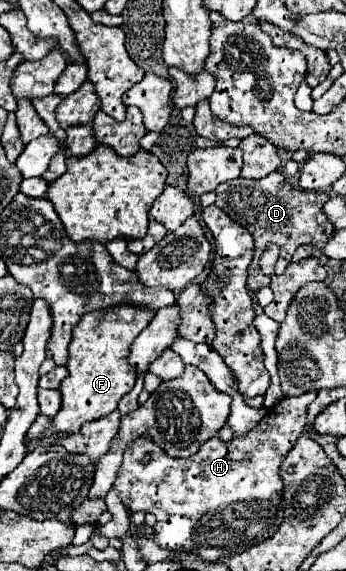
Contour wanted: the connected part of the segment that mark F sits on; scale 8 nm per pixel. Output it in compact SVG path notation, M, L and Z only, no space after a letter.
M116 305L109 309L87 313L73 329L73 341L69 345L67 371L69 377L61 381L61 409L53 417L53 425L59 433L77 433L83 423L101 419L117 409L117 403L135 385L135 373L127 365L127 355L133 339L149 325L153 311L131 305Z

